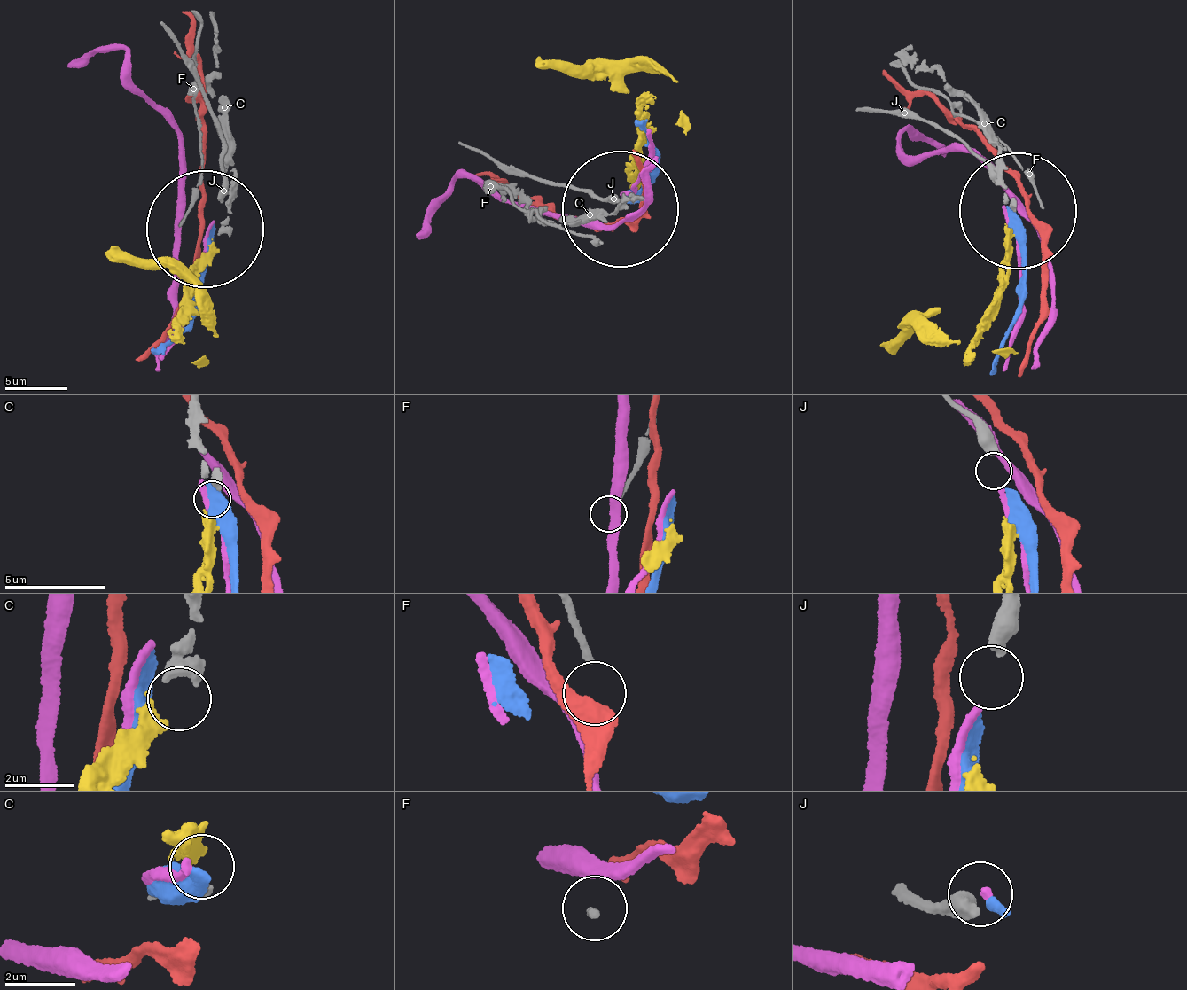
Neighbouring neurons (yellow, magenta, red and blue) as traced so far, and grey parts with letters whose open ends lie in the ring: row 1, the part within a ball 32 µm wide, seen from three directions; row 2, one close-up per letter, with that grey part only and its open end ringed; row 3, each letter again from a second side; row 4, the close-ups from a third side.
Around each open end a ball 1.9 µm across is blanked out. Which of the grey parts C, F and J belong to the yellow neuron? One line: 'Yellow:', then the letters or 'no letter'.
Yellow: C

